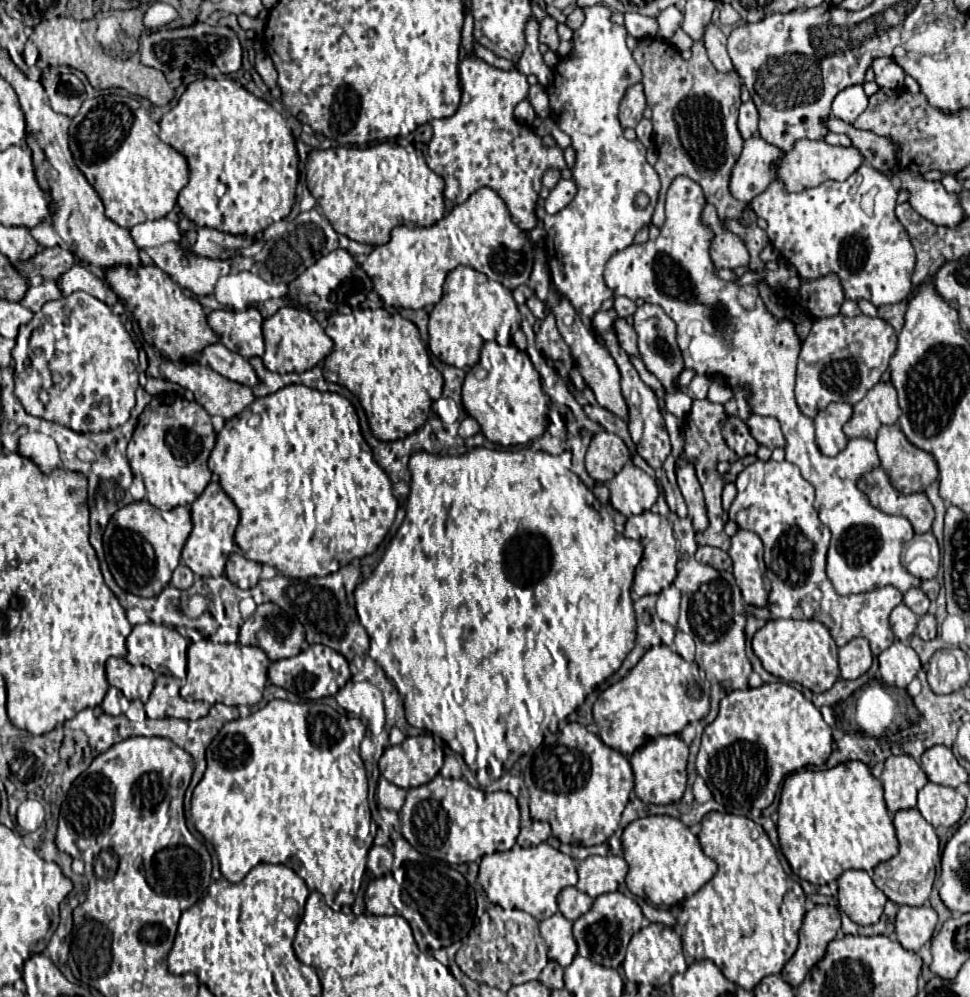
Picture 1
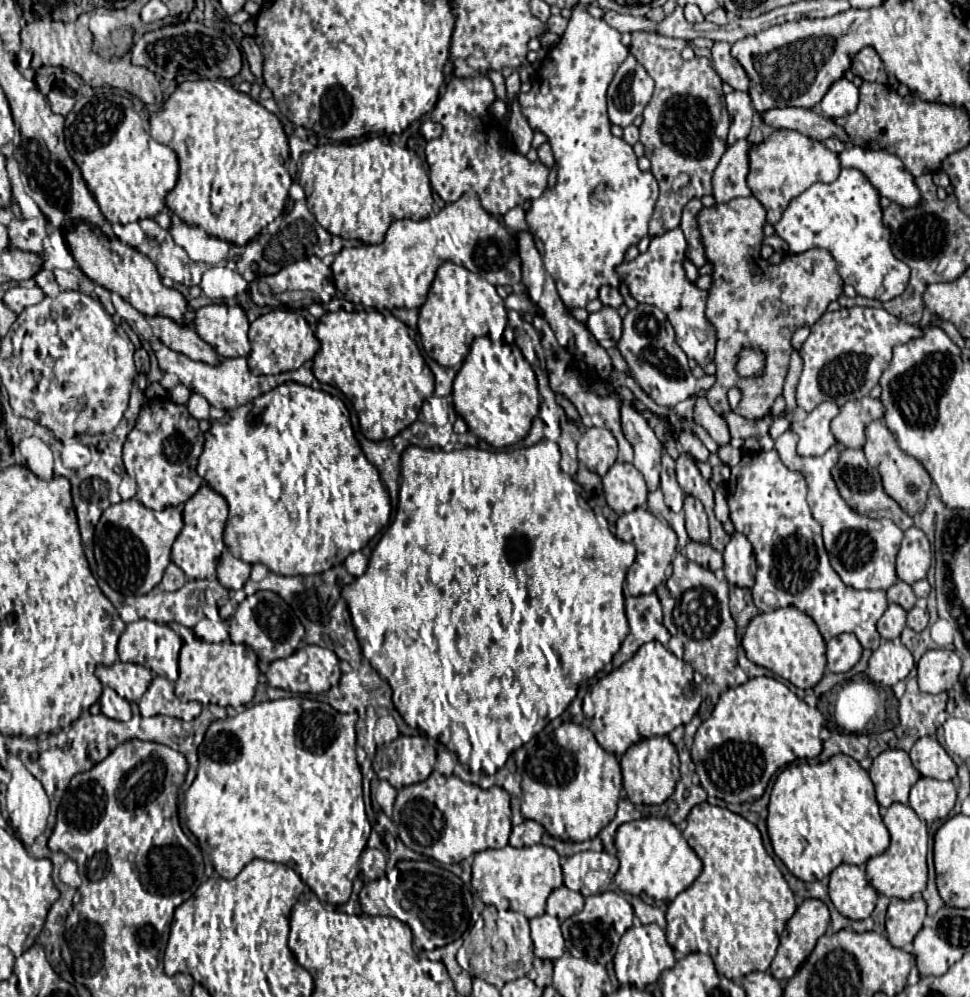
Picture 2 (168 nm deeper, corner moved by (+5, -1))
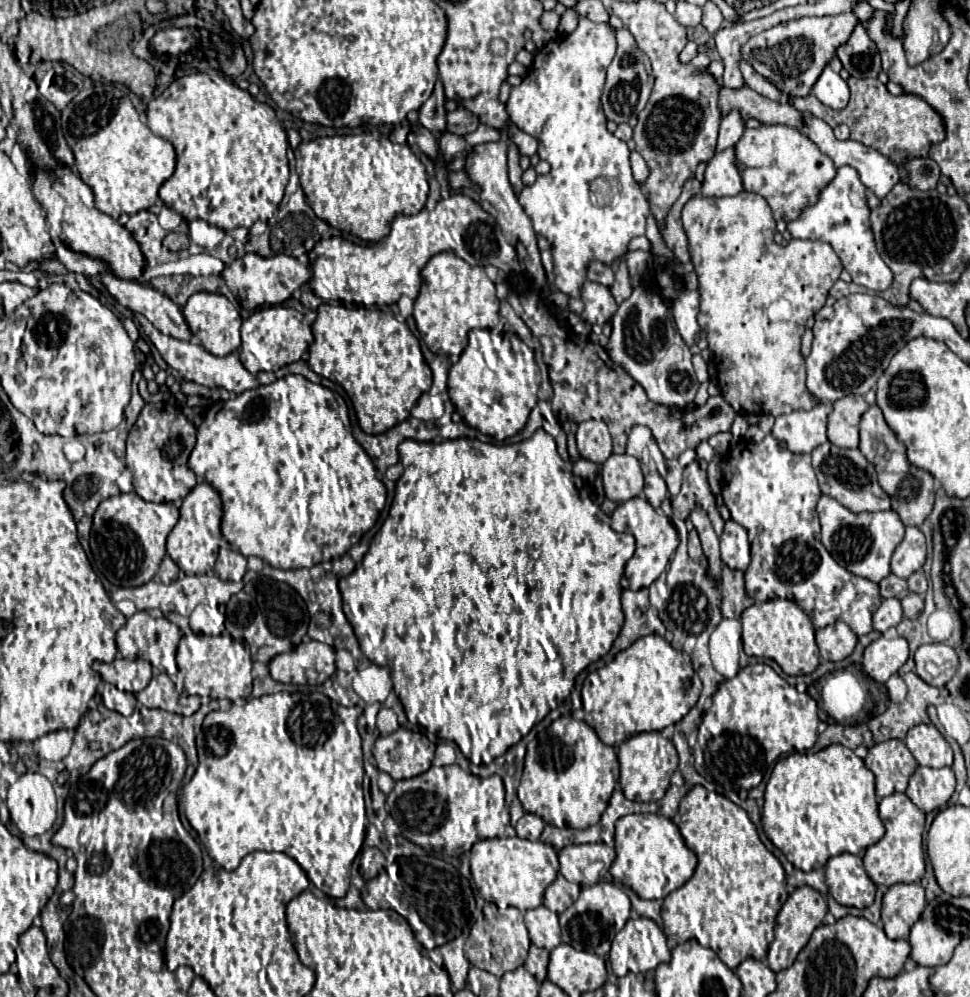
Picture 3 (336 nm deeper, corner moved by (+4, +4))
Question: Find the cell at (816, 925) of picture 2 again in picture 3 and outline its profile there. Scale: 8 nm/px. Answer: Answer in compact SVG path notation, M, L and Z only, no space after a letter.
M800 887L794 893L790 893L790 897L786 899L786 903L782 905L778 917L776 917L776 927L774 927L774 941L768 949L768 967L778 973L782 969L788 969L794 961L796 955L802 951L802 947L810 941L814 929L818 929L822 925L824 915L828 913L828 905L826 899L812 887Z

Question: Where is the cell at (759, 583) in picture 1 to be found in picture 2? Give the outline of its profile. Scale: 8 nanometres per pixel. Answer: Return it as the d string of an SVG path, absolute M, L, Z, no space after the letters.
M733 532L729 544L723 550L723 562L725 562L725 576L729 584L751 588L753 578L757 570L753 548L747 540L747 536Z

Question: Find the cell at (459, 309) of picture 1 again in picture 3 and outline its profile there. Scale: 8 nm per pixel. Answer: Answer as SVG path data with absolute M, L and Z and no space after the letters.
M446 251L434 255L422 271L422 289L414 301L414 319L422 341L430 351L440 355L460 355L468 345L468 331L484 327L494 317L494 283L484 273L484 267L472 267L458 255Z

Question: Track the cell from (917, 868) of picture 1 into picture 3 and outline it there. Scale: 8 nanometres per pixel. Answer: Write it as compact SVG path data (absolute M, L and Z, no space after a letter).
M894 793L886 799L880 799L878 805L880 819L886 825L886 835L864 853L864 869L868 877L876 885L892 887L896 883L916 883L924 877L924 849L922 849L922 833L924 833L924 813L904 795Z

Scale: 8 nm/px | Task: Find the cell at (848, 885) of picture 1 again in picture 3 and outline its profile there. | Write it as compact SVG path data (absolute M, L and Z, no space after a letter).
M842 853L826 863L826 885L830 895L844 907L864 909L874 903L876 885L868 879L862 857Z

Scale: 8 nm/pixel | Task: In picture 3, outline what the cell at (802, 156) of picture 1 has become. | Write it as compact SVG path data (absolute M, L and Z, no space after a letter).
M760 125L758 129L746 129L734 149L744 189L762 195L776 221L782 219L788 223L790 219L796 219L802 207L814 203L818 191L836 175L834 161L802 131L788 125Z

